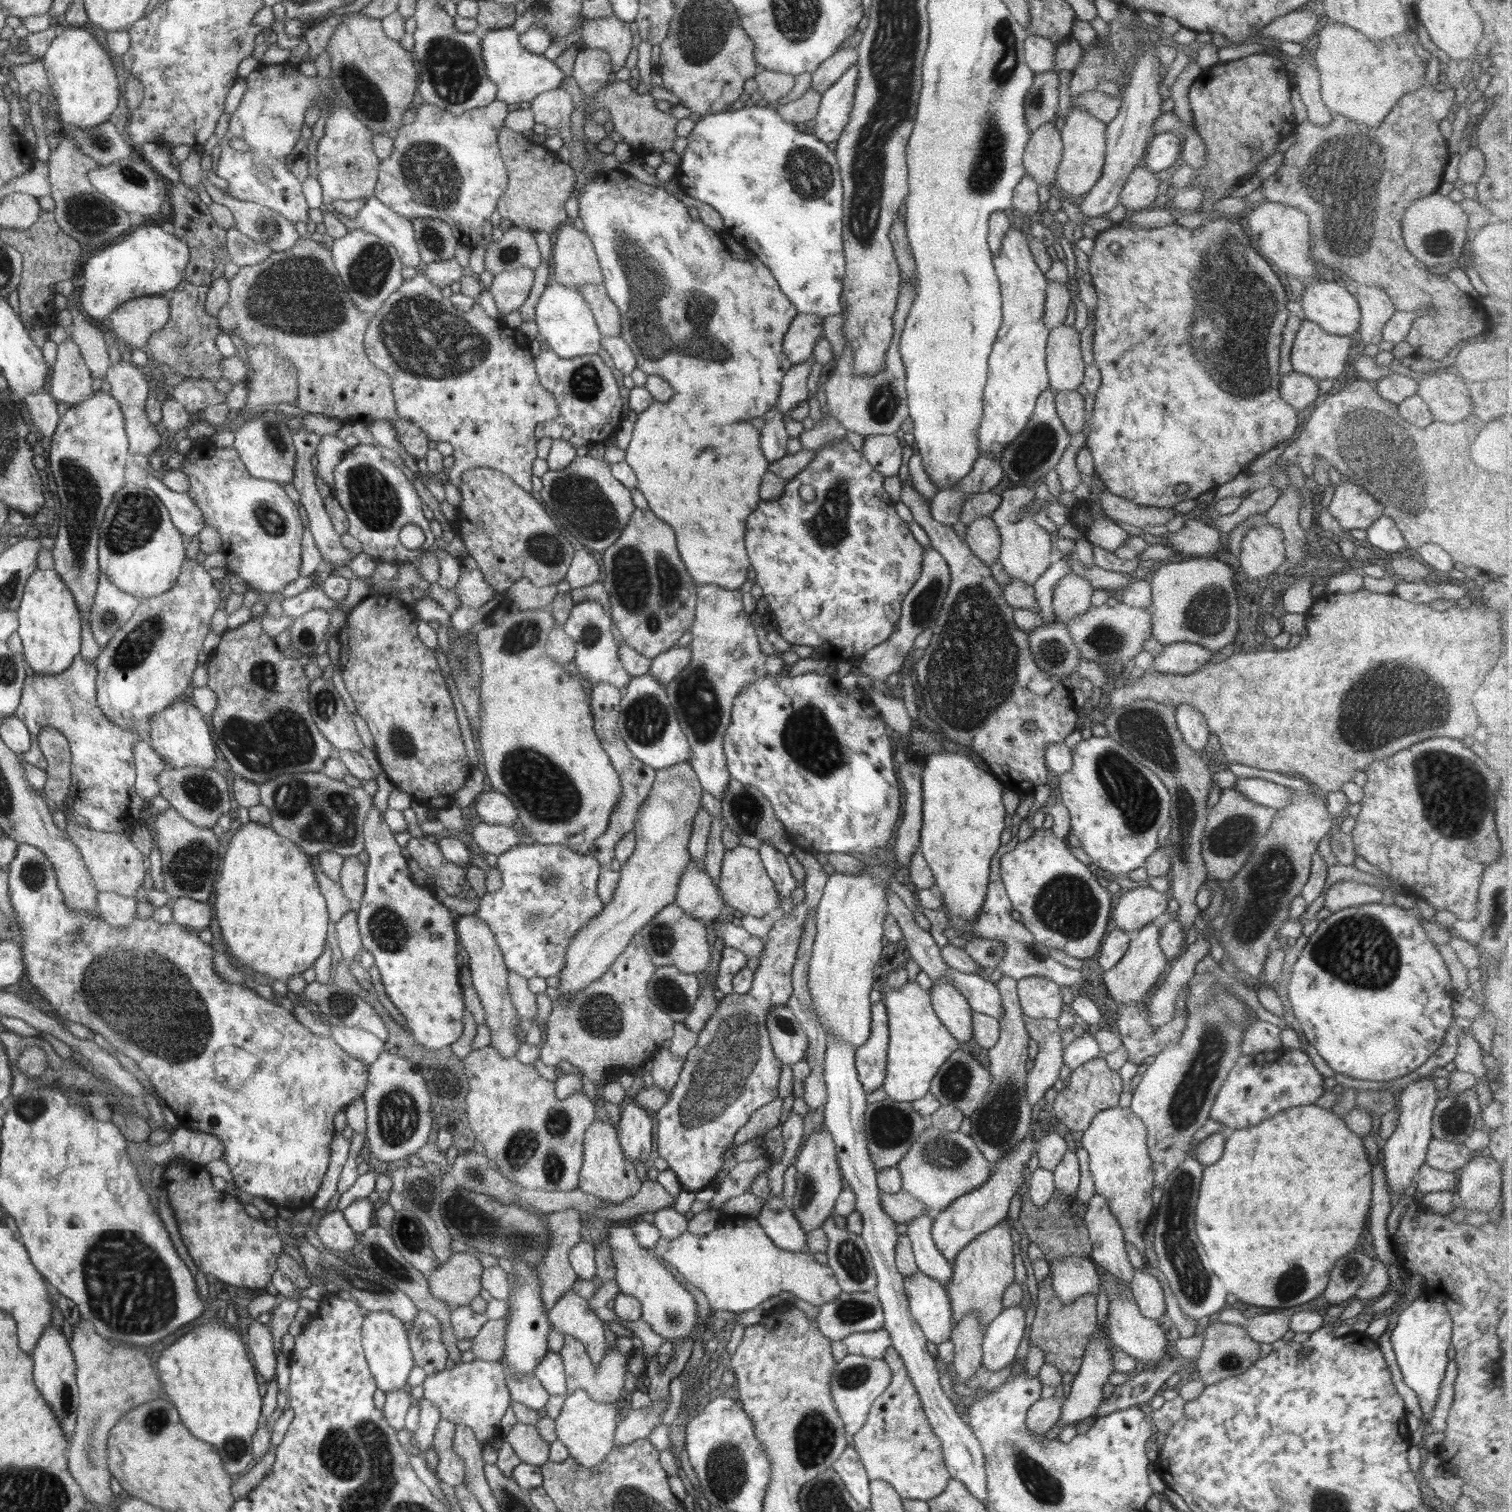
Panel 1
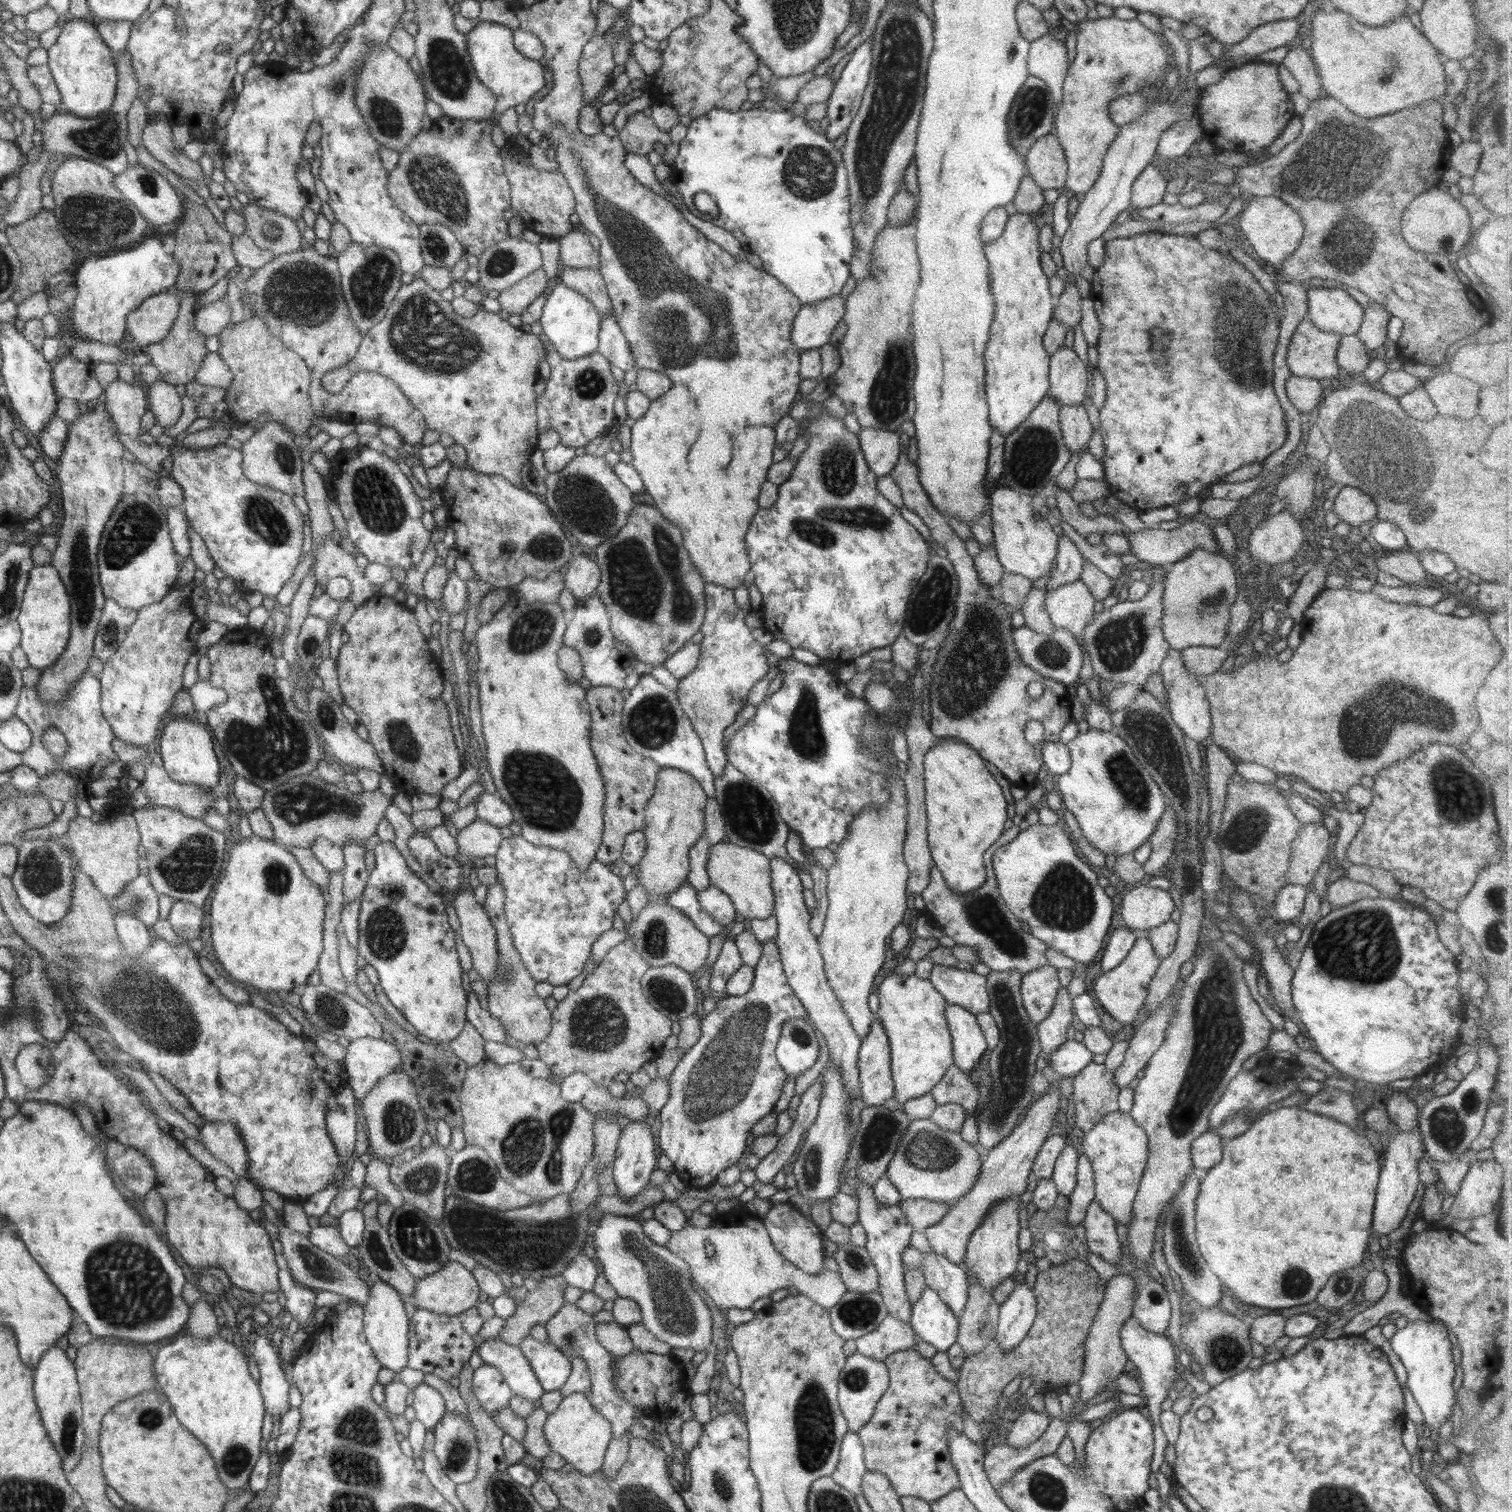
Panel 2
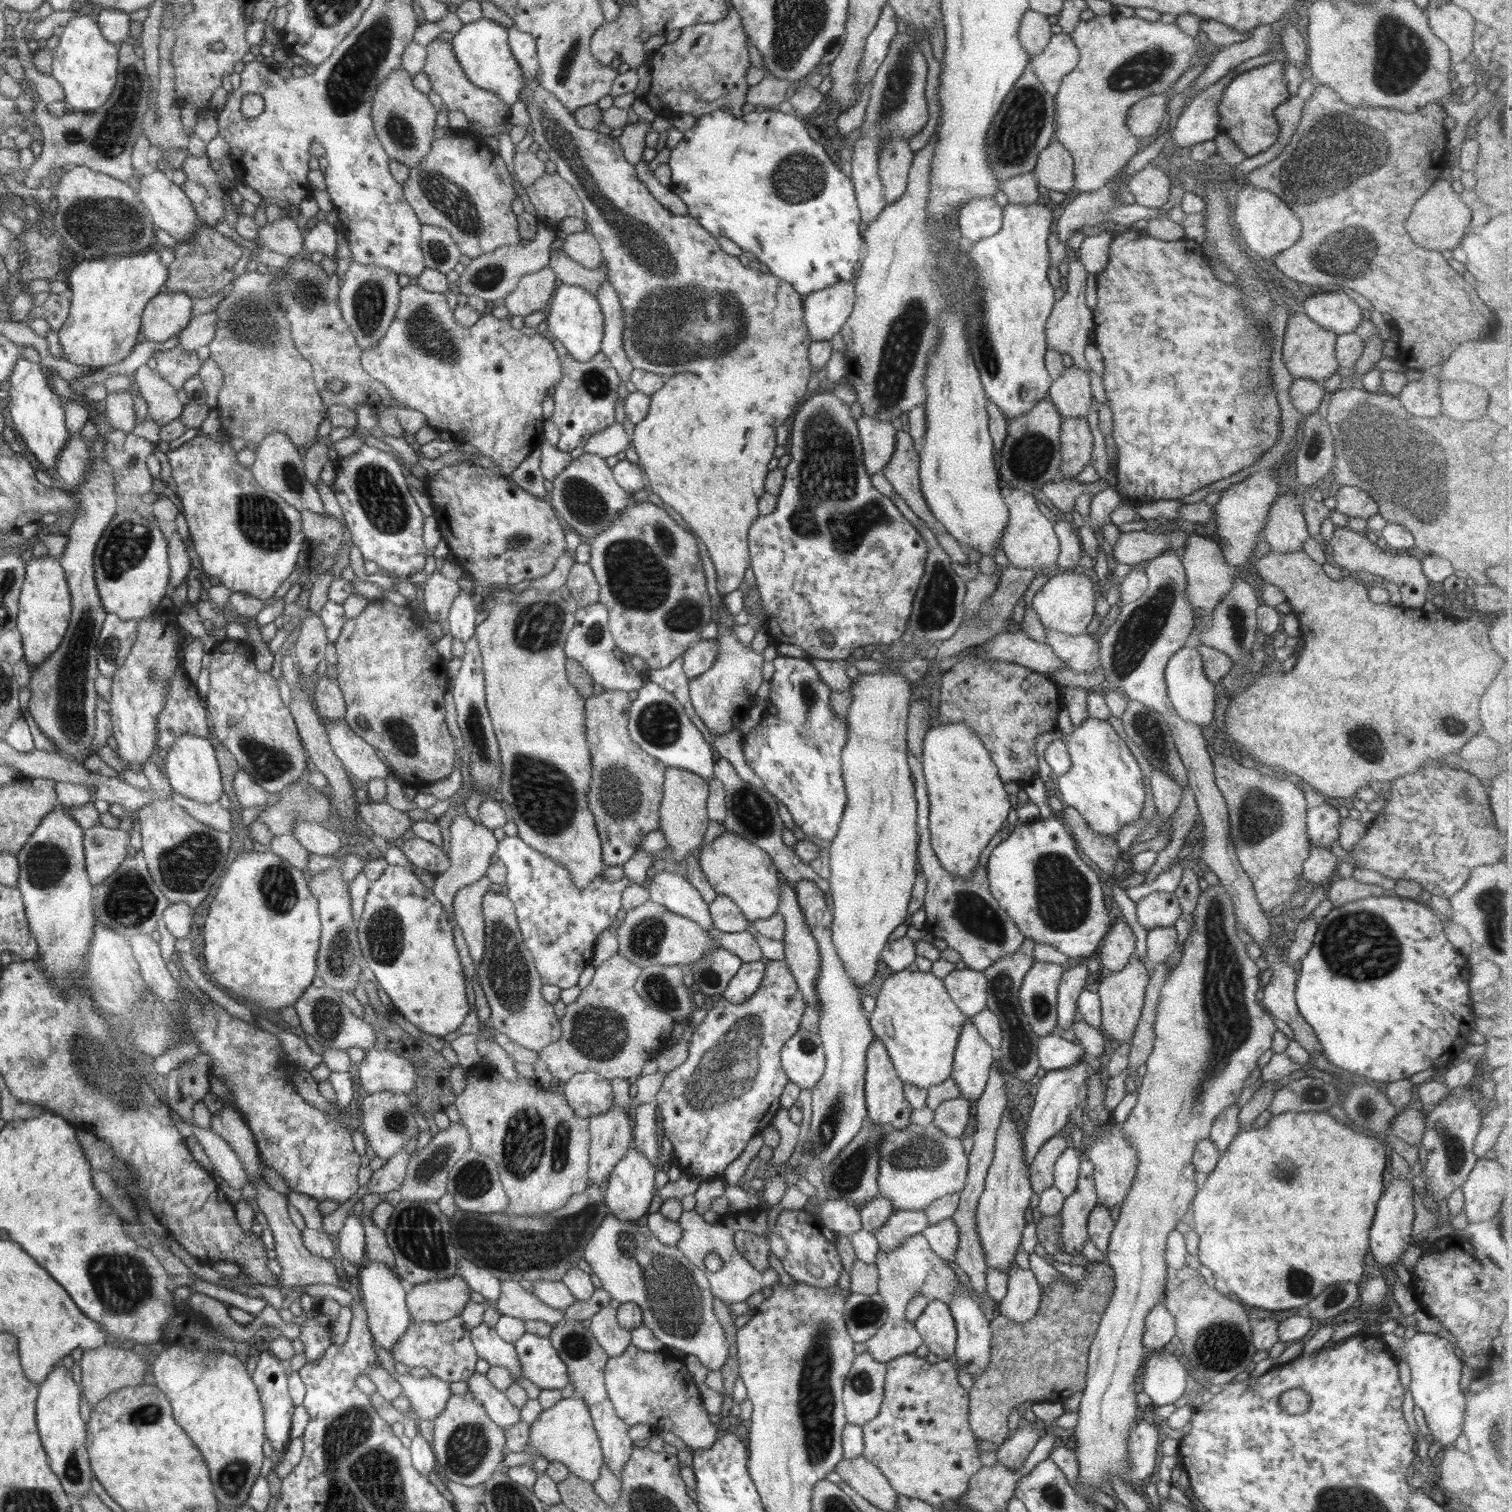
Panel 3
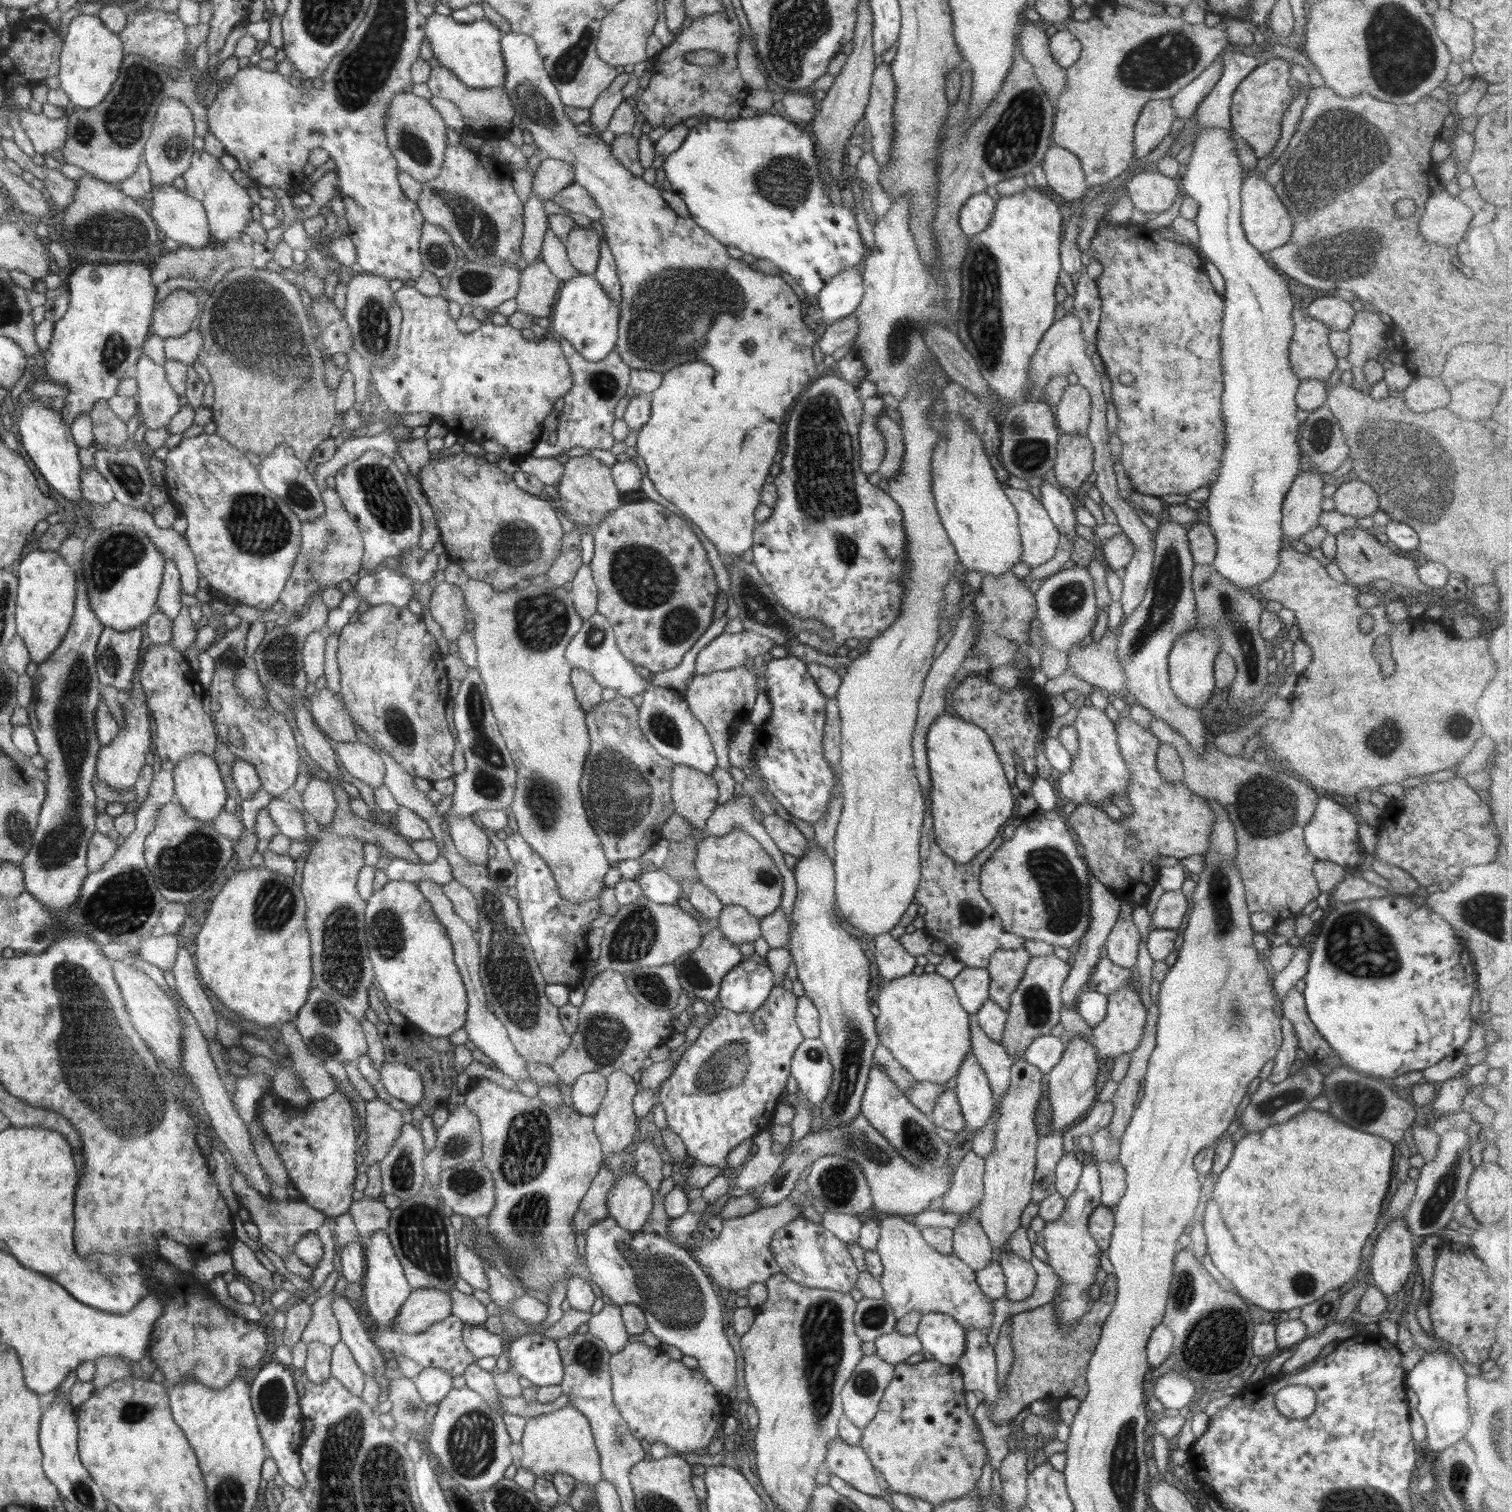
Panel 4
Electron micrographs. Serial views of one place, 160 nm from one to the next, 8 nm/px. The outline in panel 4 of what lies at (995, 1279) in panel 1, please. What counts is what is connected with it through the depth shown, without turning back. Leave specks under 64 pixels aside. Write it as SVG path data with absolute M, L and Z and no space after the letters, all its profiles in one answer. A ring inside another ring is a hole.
M1018 1059L1012 1065L1010 1088L998 1104L998 1126L994 1150L985 1159L983 1175L984 1194L977 1211L979 1222L993 1248L1008 1248L1013 1232L1022 1226L1020 1215L1031 1202L1031 1188L1036 1171L1036 1150L1038 1134L1036 1132L1036 1109L1042 1094L1043 1072L1024 1059Z

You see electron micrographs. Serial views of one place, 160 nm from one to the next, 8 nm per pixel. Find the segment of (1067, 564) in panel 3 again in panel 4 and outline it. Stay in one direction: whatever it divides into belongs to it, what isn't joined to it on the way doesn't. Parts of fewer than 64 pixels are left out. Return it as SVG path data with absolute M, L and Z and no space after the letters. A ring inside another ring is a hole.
M1045 481L1039 486L1040 502L1047 510L1049 517L1058 529L1060 536L1075 538L1078 535L1076 530L1077 516L1072 503L1060 489L1055 488L1054 484Z

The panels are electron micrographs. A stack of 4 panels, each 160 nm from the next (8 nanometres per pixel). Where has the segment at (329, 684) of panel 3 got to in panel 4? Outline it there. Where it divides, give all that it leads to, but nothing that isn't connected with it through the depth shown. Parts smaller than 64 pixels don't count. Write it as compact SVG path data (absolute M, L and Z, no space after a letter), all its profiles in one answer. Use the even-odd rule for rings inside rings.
M328 688L316 689L308 701L312 718L332 744L357 740L352 717L340 696Z

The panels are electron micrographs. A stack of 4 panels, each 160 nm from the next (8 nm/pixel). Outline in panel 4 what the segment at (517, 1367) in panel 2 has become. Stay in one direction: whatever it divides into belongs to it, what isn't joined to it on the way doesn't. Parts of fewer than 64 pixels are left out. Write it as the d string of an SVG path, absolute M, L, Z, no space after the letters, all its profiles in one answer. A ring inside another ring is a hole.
M464 1325L462 1338L468 1350L477 1358L494 1356L503 1351L501 1335L492 1334L483 1325Z

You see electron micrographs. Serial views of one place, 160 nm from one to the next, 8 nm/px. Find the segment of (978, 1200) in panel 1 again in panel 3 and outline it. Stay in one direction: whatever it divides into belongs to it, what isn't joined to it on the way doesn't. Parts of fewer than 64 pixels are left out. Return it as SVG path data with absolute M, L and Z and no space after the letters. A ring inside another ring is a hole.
M1078 1061L1076 1064L1063 1069L1047 1071L1042 1079L1037 1080L1038 1093L1032 1111L1029 1113L1027 1127L1021 1134L1026 1172L1029 1172L1030 1165L1033 1164L1039 1148L1048 1139L1060 1134L1060 1131L1068 1124L1072 1112L1083 1101L1083 1094L1087 1086L1086 1065L1085 1061ZM951 1218L929 1225L921 1234L931 1246L931 1249L945 1261L953 1261L955 1252L960 1244L958 1225Z

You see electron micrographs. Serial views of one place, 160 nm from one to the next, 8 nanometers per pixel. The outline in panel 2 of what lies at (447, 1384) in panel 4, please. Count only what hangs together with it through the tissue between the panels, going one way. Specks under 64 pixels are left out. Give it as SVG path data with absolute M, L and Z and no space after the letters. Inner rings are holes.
M421 1383L413 1388L415 1419L428 1429L435 1427L447 1413L445 1398L434 1388Z

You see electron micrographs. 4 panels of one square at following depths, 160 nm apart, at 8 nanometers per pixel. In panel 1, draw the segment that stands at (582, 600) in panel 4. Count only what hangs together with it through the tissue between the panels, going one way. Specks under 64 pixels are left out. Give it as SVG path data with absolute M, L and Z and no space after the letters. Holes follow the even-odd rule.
M586 547L576 550L565 576L565 580L570 584L571 588L590 586L593 582L598 581L599 576L600 564L598 564L596 558L590 553L590 550Z

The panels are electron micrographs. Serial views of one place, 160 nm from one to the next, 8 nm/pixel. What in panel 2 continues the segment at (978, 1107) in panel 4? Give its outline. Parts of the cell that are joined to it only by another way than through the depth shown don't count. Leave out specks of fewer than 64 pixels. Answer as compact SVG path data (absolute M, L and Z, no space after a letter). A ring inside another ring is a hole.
M947 1002L945 1017L952 1038L953 1064L962 1072L970 1073L989 1051L976 1015Z

